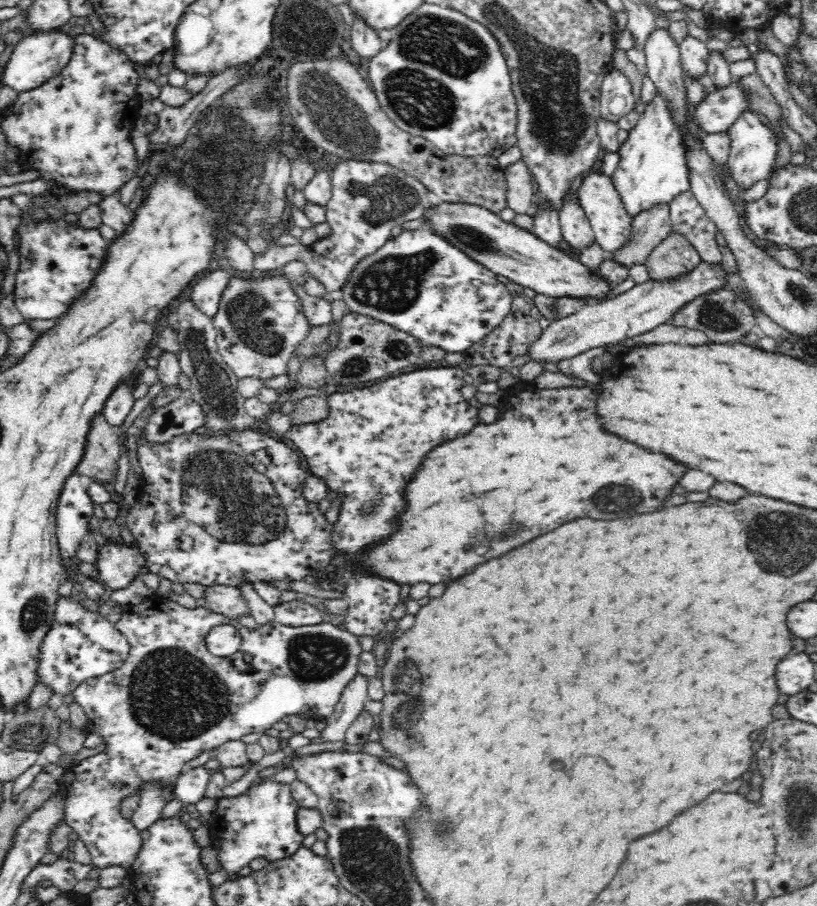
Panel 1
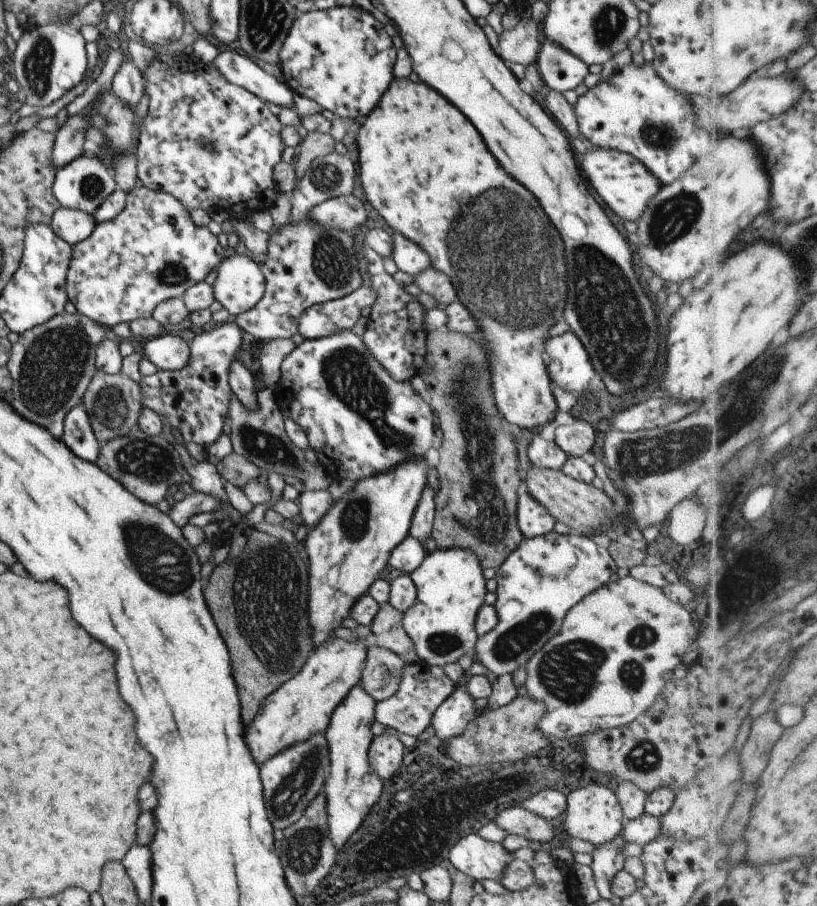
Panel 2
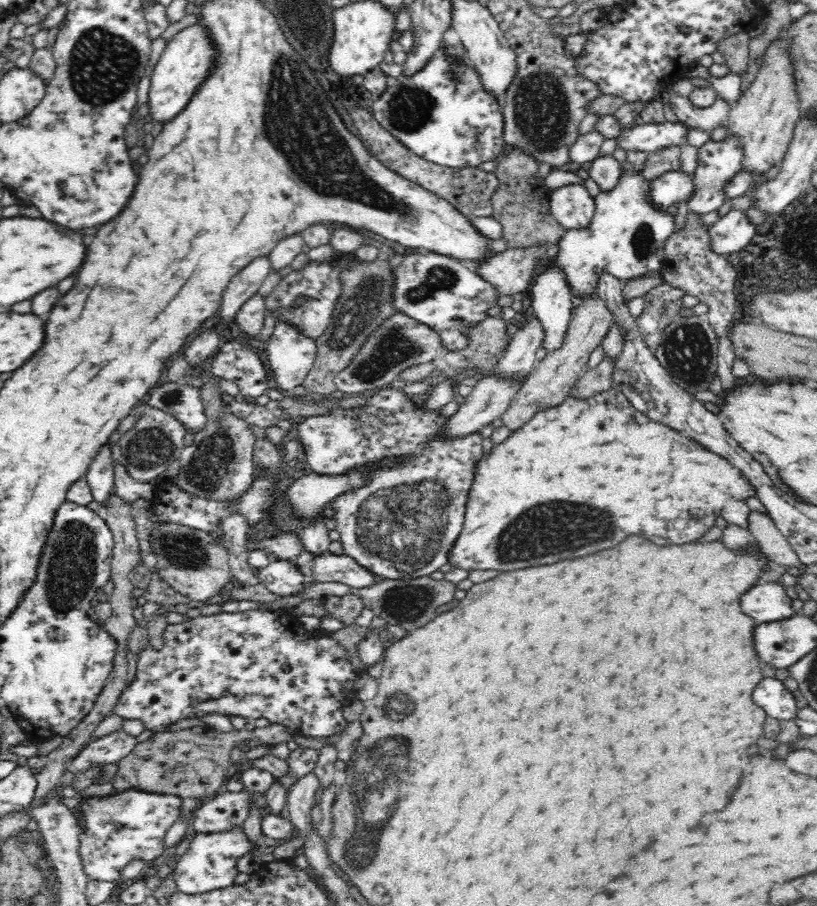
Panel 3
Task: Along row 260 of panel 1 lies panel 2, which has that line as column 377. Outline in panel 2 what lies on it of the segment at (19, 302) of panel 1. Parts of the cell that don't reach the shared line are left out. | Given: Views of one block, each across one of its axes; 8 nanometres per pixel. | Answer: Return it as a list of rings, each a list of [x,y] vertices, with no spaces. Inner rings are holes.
[[[335,5],[323,10],[316,8],[306,13],[299,13],[291,23],[286,39],[278,52],[278,64],[283,77],[283,84],[293,93],[297,93],[317,102],[322,110],[329,110],[341,118],[356,119],[365,116],[379,102],[394,78],[392,66],[396,49],[391,37],[370,13],[351,6]]]

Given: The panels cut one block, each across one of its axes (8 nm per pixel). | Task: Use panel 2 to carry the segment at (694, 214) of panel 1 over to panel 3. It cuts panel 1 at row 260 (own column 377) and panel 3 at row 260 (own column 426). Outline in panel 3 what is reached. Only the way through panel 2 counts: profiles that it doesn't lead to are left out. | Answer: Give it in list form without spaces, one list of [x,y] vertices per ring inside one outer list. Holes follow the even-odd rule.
[[[688,215],[688,221],[684,229],[674,231],[667,239],[663,248],[664,262],[661,268],[663,282],[672,287],[684,290],[684,294],[696,296],[699,302],[707,304],[707,318],[715,332],[720,336],[720,348],[718,348],[718,378],[722,380],[722,388],[728,392],[734,388],[736,378],[732,376],[734,366],[734,350],[726,336],[730,322],[734,320],[736,312],[736,296],[734,295],[734,282],[736,280],[735,269],[730,265],[726,257],[712,252],[710,249],[709,228],[700,224],[698,215]]]

